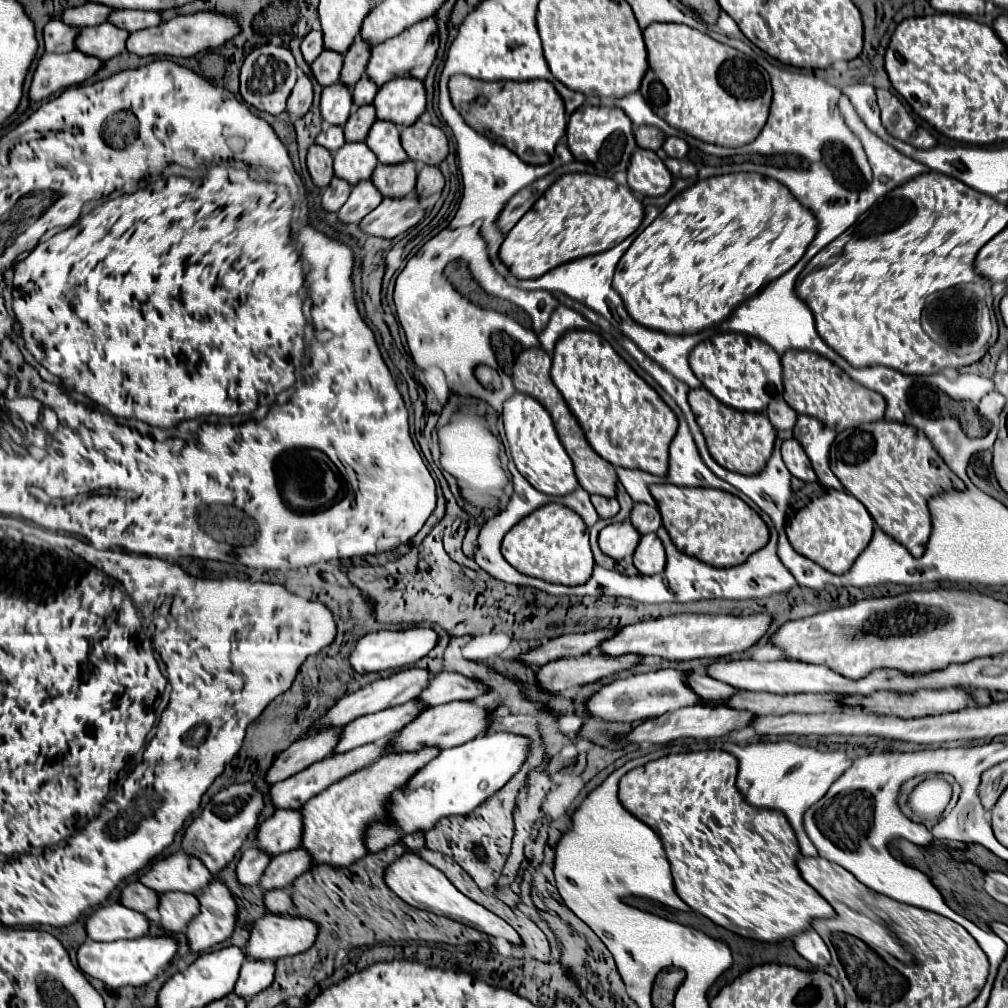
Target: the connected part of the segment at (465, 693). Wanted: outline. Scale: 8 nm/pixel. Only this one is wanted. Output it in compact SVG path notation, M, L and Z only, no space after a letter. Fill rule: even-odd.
M444 670L432 676L432 682L428 682L428 686L420 692L416 700L424 702L424 706L430 708L430 706L438 706L454 700L472 700L482 694L486 694L486 688L480 682L470 680L456 672Z

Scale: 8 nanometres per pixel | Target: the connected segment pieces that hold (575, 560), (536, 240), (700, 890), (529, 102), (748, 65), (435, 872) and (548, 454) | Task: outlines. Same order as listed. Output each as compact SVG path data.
M556 502L536 508L512 526L502 540L502 556L522 574L568 586L584 584L594 568L586 524L574 510Z
M564 174L506 234L500 260L516 278L540 278L560 264L614 248L636 232L642 218L644 206L628 186L594 174Z
M724 750L670 754L622 776L618 798L628 812L660 836L672 866L676 894L714 924L744 938L778 942L808 930L816 918L834 918L834 908L804 882L796 868L800 848L786 816L750 806L736 788L736 774L738 760Z
M452 76L448 90L452 106L472 130L506 146L526 164L550 162L558 140L566 132L564 102L548 80L482 82L468 76Z
M650 24L642 32L642 38L648 52L648 70L642 78L640 94L656 116L688 136L718 146L744 146L760 134L768 118L772 88L762 70L758 70L740 50L720 44L684 24Z
M408 850L404 856L396 858L396 862L392 862L384 870L384 882L398 898L402 898L406 904L410 904L414 908L420 908L420 910L426 910L426 912L434 912L438 916L448 916L448 918L452 918L456 922L472 926L472 928L476 928L480 932L486 932L490 936L500 936L500 938L504 938L508 942L520 944L520 936L516 934L516 930L508 922L504 922L500 916L492 914L484 906L480 906L478 902L474 902L468 896L464 896L436 866L424 862L420 858L420 854L416 854L412 850Z
M514 392L504 402L502 420L504 420L504 432L506 432L506 438L510 444L510 454L514 458L514 464L516 464L518 472L536 490L540 490L544 494L552 494L552 496L564 496L578 486L572 460L558 440L558 434L554 430L554 422L550 418L548 410L538 400L534 400L532 396L526 396L522 392Z

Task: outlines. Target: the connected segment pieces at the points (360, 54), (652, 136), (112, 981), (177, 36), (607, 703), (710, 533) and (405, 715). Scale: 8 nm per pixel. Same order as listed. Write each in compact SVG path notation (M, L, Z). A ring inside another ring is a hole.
M358 36L356 42L350 46L350 50L344 56L344 66L340 72L340 82L348 88L352 88L364 74L366 70L366 62L370 56L370 48L368 44Z
M638 126L636 128L636 144L646 150L658 150L664 144L664 134L654 126Z
M144 936L124 942L84 942L76 952L76 960L84 974L112 988L120 988L120 986L148 984L158 974L158 970L162 970L174 958L174 954L176 954L176 942L172 938Z
M198 12L190 16L176 16L168 22L158 24L156 28L146 28L140 32L132 32L128 36L126 48L128 52L136 56L176 56L176 58L188 58L204 50L212 50L216 46L222 46L232 36L238 34L238 24L234 18L220 14L220 12Z
M656 670L646 674L634 674L628 678L618 678L602 686L596 694L586 700L586 710L594 718L608 722L638 722L650 716L660 716L670 710L698 704L700 698L686 686L682 672L678 670Z
M652 484L654 496L662 514L662 524L668 530L678 550L694 556L716 568L742 564L750 554L764 548L768 542L768 526L744 500L714 488L684 488L674 484Z
M416 700L400 704L396 708L380 710L376 714L366 714L364 718L356 718L350 722L334 748L334 754L344 754L348 750L354 750L356 746L364 746L368 742L388 742L396 732L400 732L410 720L414 720L424 706L420 706Z

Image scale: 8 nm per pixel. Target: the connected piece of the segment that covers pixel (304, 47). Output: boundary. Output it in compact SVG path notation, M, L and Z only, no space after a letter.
M312 30L300 44L300 50L302 50L302 56L306 60L306 64L312 64L320 52L322 52L322 32L320 30Z

